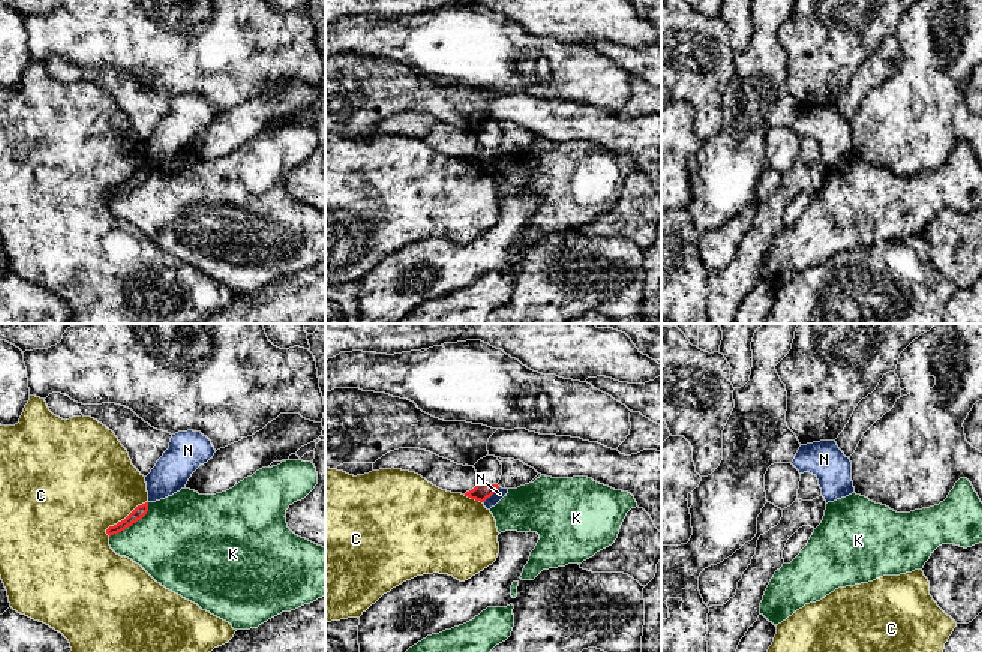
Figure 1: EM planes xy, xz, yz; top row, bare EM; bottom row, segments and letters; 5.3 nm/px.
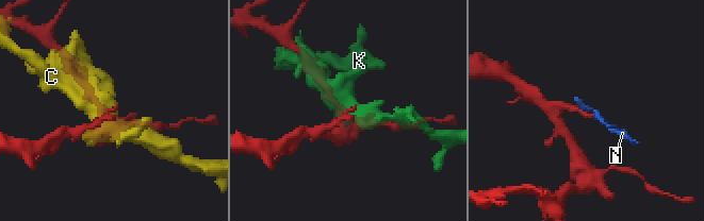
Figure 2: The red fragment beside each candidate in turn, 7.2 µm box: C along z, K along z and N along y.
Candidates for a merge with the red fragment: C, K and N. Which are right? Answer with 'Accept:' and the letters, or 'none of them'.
Accept: none of them

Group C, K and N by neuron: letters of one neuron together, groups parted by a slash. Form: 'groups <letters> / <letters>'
groups C / K / N

